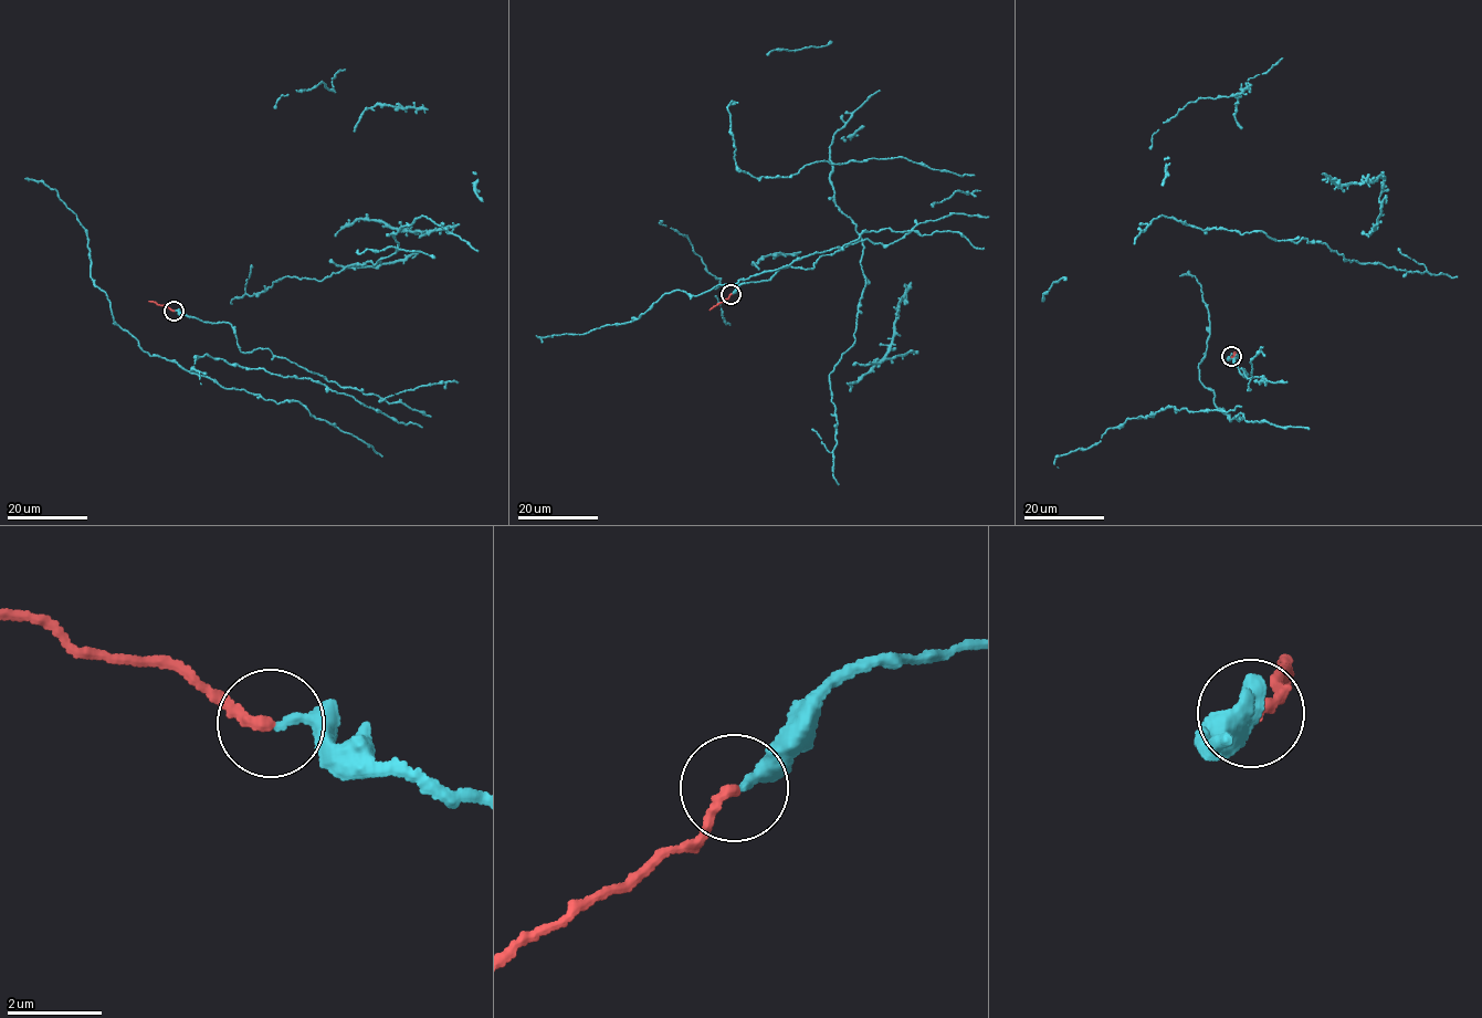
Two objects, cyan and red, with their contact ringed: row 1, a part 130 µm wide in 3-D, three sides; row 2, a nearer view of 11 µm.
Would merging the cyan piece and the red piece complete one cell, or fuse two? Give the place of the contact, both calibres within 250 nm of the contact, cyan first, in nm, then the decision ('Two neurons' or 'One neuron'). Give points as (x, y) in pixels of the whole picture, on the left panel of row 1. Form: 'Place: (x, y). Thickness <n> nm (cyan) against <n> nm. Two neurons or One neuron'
Place: (174, 311). Thickness 240 nm (cyan) against 220 nm. One neuron

